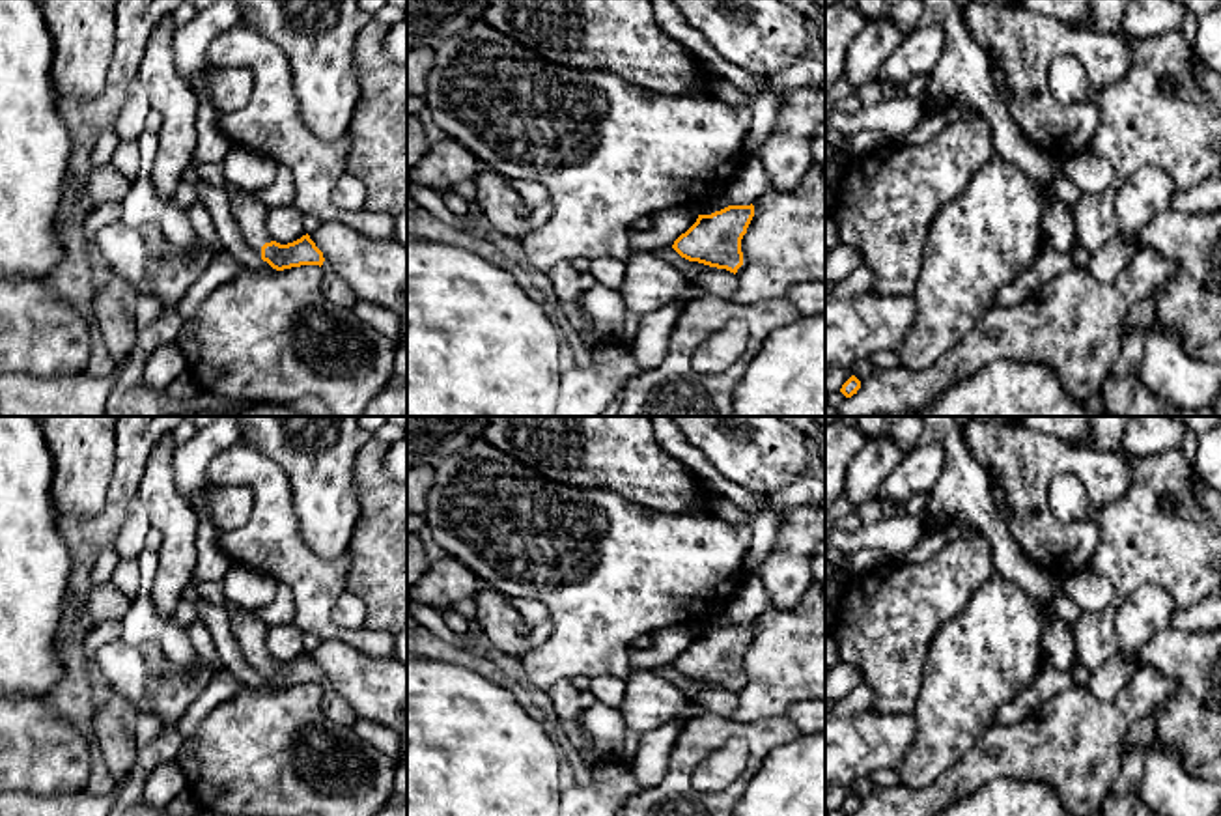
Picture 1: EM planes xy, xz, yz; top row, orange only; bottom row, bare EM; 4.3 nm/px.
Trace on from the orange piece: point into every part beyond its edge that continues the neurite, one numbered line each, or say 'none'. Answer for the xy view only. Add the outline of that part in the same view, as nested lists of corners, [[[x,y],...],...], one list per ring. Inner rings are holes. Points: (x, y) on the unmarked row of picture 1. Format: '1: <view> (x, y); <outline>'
1: xy (249, 632); [[[228,611],[228,618],[232,635],[239,644],[245,663],[252,670],[261,674],[261,665],[273,659],[265,640],[269,624],[260,620],[256,614],[245,611],[239,612]]]

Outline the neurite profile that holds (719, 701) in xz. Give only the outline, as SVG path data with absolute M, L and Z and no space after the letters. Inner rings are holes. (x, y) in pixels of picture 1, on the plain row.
M726 687L704 689L693 700L696 700L706 713L715 713L721 717L732 717L737 710L737 693Z

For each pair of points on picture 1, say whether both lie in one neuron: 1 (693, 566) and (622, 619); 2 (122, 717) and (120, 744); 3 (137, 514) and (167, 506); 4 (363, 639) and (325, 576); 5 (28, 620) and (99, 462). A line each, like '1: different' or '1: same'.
1: same
2: same
3: different
4: same
5: different

